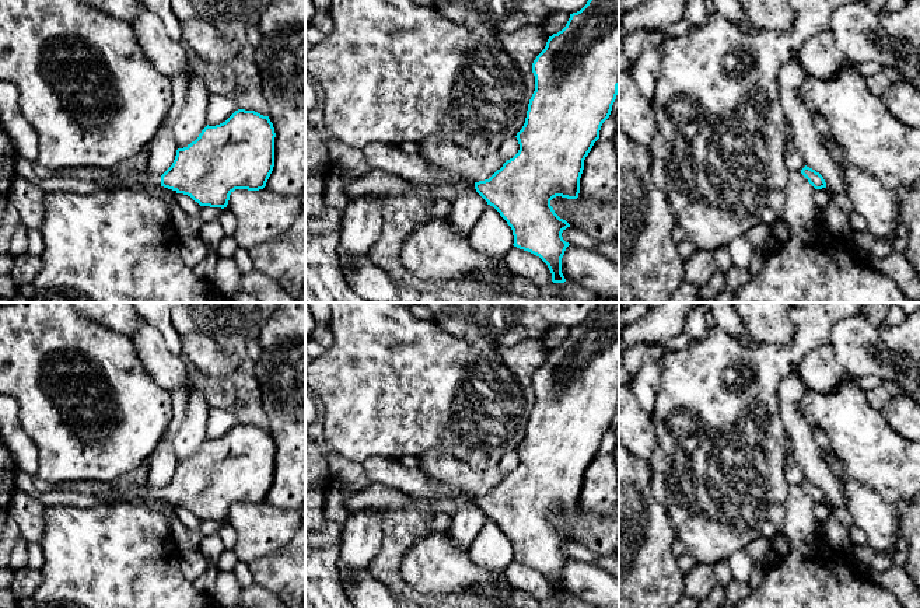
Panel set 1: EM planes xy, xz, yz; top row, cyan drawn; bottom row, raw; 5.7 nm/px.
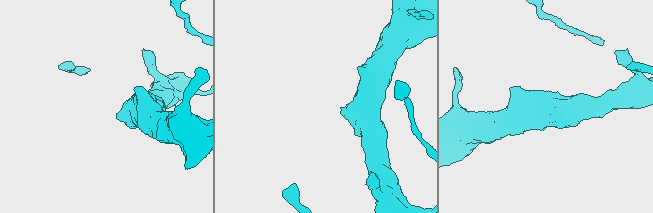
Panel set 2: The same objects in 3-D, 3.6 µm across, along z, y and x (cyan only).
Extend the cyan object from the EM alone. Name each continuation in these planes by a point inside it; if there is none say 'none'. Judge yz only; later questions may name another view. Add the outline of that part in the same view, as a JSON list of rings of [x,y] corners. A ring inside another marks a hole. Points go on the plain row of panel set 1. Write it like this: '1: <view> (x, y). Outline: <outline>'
none

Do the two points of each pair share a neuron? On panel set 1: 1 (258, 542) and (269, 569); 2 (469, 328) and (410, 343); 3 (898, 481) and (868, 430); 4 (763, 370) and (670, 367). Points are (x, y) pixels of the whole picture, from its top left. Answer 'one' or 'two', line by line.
1: two
2: two
3: one
4: one

